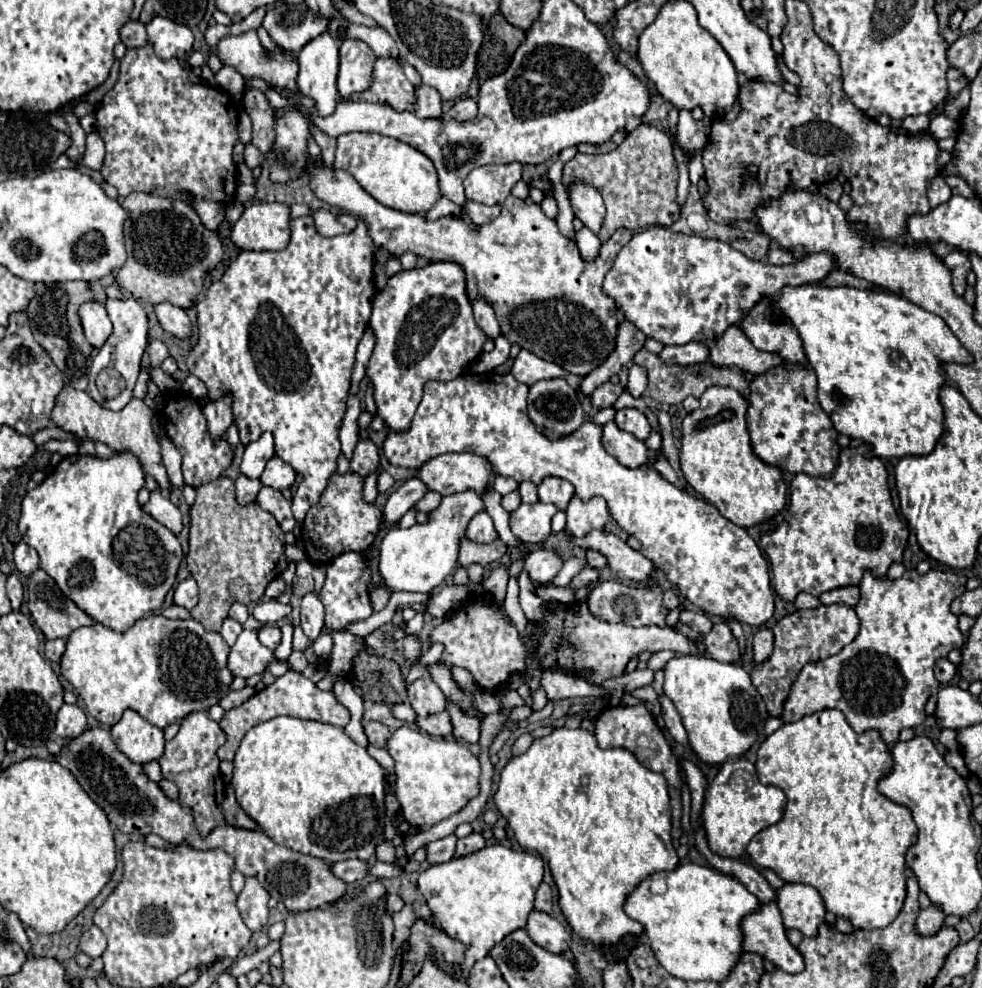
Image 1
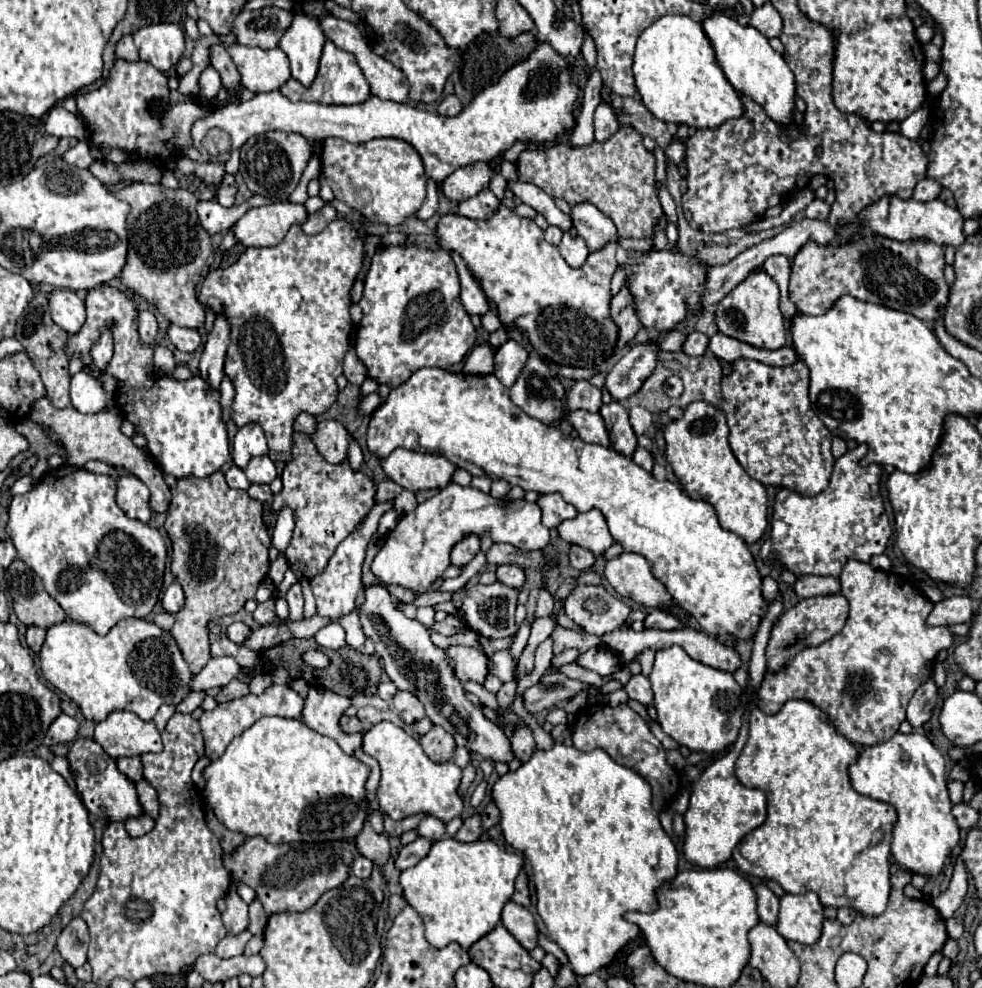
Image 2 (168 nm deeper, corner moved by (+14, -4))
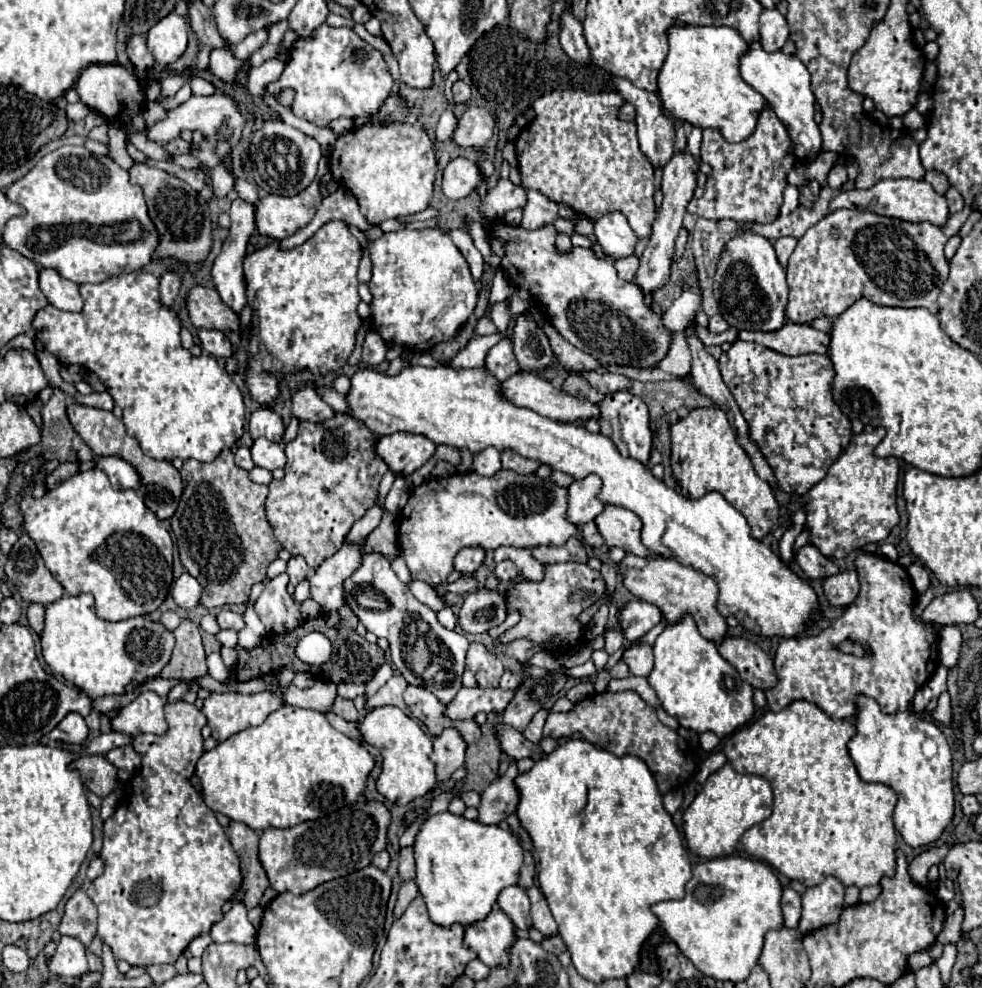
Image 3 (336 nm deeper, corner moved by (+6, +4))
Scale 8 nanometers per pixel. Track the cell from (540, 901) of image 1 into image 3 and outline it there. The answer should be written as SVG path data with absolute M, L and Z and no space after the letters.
M524 852L524 864L520 868L520 880L518 886L528 890L534 884L534 874L536 874L536 866L534 866L534 858L530 852Z

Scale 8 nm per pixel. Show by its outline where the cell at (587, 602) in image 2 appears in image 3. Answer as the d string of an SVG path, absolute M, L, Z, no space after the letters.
M578 562L550 564L550 566L546 566L546 576L542 582L520 580L514 588L510 588L506 592L506 596L508 596L508 608L520 610L522 618L514 628L506 630L500 636L500 640L512 642L516 638L528 638L540 646L552 634L556 634L564 640L564 646L560 650L556 650L560 654L562 650L572 648L582 642L584 630L582 630L582 624L576 622L576 618L582 610L590 608L594 602L598 602L606 596L606 582L598 570L592 570L586 564L578 564Z

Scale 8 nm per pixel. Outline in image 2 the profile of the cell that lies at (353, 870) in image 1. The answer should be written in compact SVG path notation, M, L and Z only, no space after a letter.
M358 856L358 858L354 860L352 874L358 876L358 878L368 878L368 876L372 874L372 866L374 866L372 860L368 860L368 858L364 858L364 856Z

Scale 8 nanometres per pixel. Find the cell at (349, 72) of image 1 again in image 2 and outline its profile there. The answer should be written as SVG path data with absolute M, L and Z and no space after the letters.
M326 40L326 44L324 44L320 68L318 68L318 74L310 86L304 86L298 80L290 78L278 90L292 102L304 100L304 102L318 102L318 104L346 104L346 106L350 106L350 104L366 102L370 98L370 84L366 82L362 68L358 66L354 54L338 48L332 40Z

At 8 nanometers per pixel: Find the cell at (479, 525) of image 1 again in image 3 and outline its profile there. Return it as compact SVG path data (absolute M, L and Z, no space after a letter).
M480 546L464 548L464 550L460 550L460 552L456 554L456 558L454 558L454 568L456 568L458 572L462 572L462 574L474 574L474 572L480 568L480 564L484 562L484 556L486 556L486 552L484 552L484 548L480 548Z

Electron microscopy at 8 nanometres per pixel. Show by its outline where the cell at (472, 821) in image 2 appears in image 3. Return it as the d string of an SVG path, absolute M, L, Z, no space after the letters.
M516 762L510 764L510 768L494 780L484 792L478 806L478 822L482 824L500 824L510 814L516 812L518 806L518 790L514 786L514 778L518 776Z

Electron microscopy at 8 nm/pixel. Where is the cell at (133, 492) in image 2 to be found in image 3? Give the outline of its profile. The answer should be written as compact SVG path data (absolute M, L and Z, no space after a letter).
M102 456L96 466L108 474L112 488L116 488L116 490L128 490L128 488L138 490L140 482L142 482L142 478L134 470L134 466L130 466L128 462L124 462L118 456Z

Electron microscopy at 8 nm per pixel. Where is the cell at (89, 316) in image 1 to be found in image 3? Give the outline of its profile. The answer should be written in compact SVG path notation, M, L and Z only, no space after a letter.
M42 270L40 288L46 294L48 302L58 310L66 312L82 310L82 296L78 284L62 278L56 270Z

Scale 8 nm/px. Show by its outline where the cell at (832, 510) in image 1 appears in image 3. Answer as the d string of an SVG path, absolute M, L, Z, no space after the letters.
M874 428L872 432L860 432L860 434L852 436L846 450L830 466L826 478L822 482L818 482L804 496L792 498L788 504L788 516L794 516L798 510L802 510L806 514L804 530L810 532L808 544L816 546L826 558L844 560L850 552L860 550L866 544L884 542L888 538L890 530L900 520L898 510L896 510L896 484L898 484L898 474L900 474L900 462L898 462L898 458L876 458L874 456L874 448L884 438L884 434L886 434L886 430Z

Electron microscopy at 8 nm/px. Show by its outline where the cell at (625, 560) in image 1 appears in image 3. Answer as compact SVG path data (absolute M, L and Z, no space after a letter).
M636 554L624 556L624 560L618 564L618 574L622 576L624 586L636 598L650 602L662 610L662 616L666 618L666 626L670 626L670 622L678 622L678 618L684 618L686 614L690 614L694 618L700 634L706 640L720 642L726 636L728 624L716 610L718 586L710 576L706 576L690 566L682 566L680 562L674 562L670 558L662 558L662 556L642 558Z

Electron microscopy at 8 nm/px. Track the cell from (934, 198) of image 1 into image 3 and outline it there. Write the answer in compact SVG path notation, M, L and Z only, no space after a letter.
M930 170L930 172L926 172L926 178L924 178L938 194L946 194L946 190L948 190L948 178L942 174L942 172L936 172L936 170Z

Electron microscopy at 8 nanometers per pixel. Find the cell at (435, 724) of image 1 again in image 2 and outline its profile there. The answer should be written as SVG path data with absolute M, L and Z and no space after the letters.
M434 726L428 734L424 734L420 744L432 762L450 762L456 748L454 738L442 730L442 726Z

